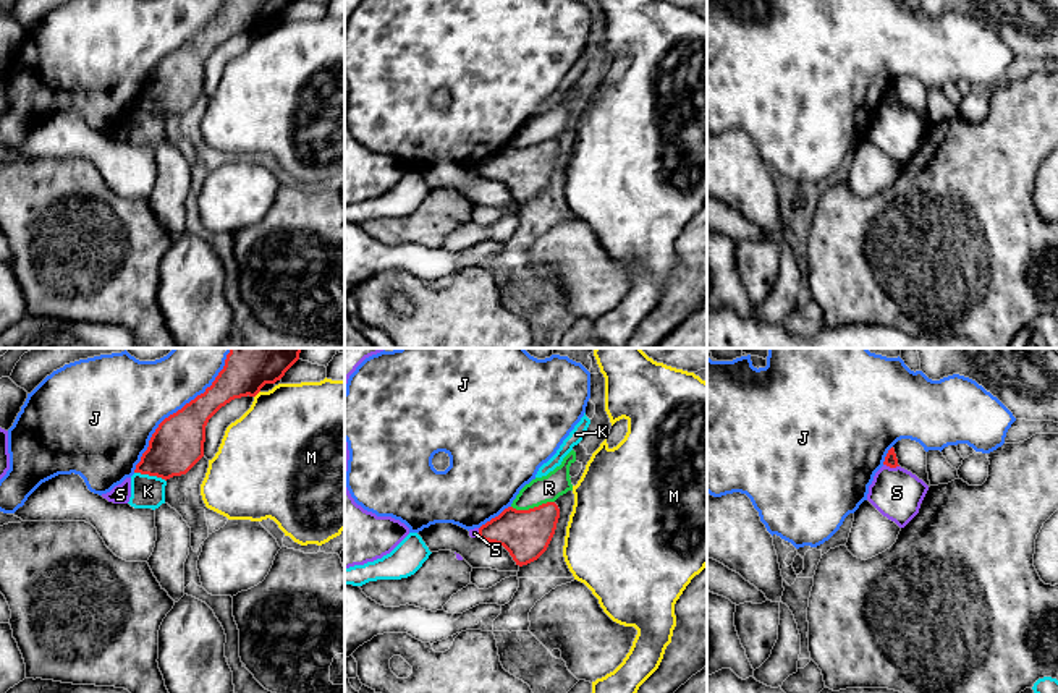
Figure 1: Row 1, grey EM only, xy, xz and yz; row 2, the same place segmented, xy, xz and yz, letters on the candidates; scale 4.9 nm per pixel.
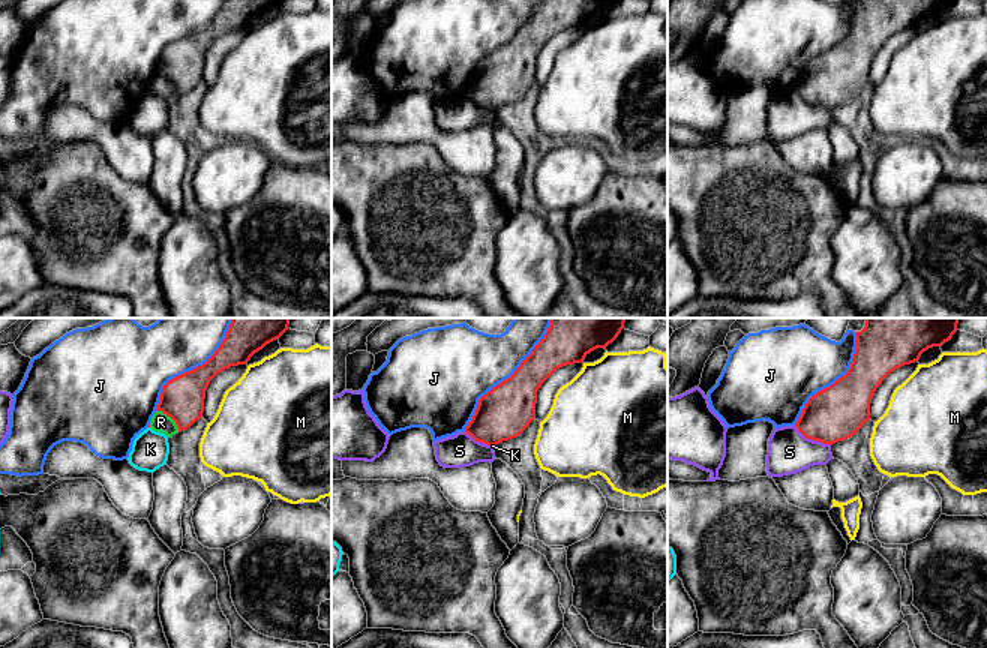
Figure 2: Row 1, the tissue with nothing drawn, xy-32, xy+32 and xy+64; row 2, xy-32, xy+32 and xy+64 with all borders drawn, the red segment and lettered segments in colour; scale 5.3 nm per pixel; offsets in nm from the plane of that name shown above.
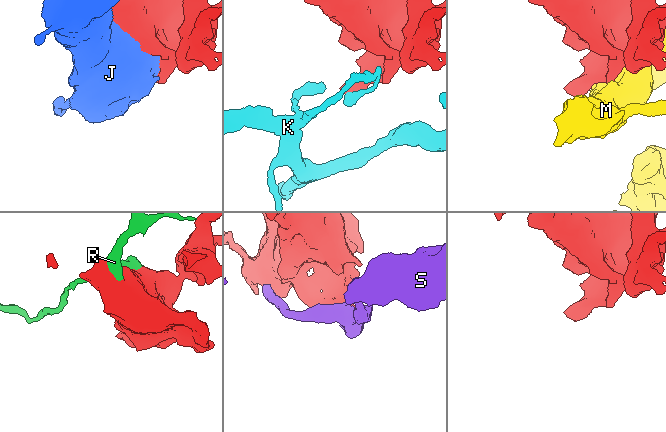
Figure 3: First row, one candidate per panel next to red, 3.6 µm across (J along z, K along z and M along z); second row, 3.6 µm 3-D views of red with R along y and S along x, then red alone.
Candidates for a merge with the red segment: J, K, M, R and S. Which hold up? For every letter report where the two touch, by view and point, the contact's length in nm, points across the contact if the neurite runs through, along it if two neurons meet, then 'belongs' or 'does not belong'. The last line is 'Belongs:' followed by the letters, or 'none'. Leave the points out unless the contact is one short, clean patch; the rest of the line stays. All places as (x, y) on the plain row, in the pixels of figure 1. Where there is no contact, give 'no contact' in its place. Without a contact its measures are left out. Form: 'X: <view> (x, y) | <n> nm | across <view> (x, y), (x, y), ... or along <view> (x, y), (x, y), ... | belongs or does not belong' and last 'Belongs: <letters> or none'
J: xy (173, 51) | 700 nm | does not belong
K: xy (151, 112) | 170 nm | along xy (135, 109), (156, 112), (165, 119) | does not belong
M: xy (258, 29) | 50 nm | does not belong
R: xz (534, 144) | 220 nm | does not belong
S: yz (892, 104) | 80 nm | along yz (884, 101), (898, 104) | does not belong
Belongs: none

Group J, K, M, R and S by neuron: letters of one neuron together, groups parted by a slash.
J / K / M / R / S

